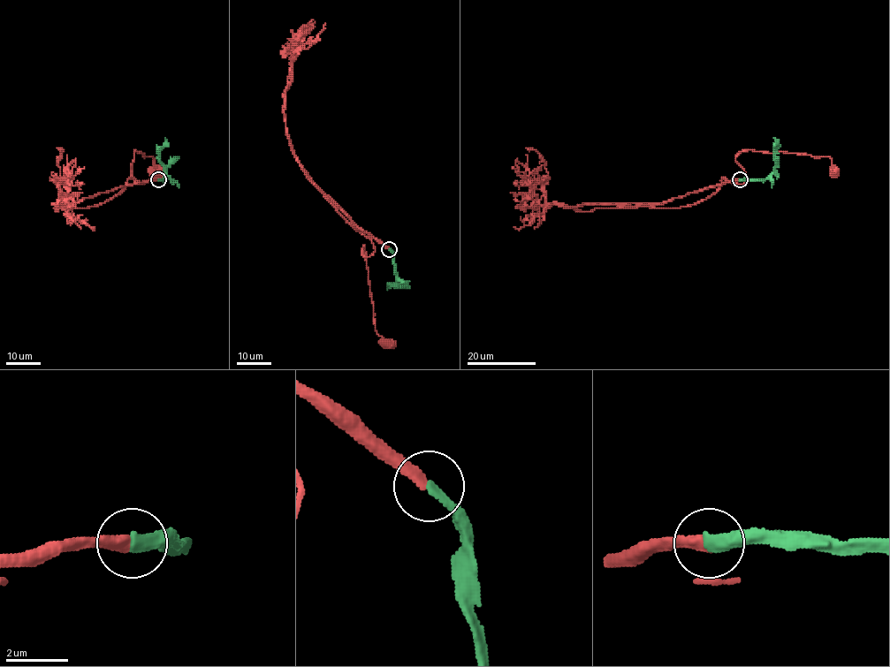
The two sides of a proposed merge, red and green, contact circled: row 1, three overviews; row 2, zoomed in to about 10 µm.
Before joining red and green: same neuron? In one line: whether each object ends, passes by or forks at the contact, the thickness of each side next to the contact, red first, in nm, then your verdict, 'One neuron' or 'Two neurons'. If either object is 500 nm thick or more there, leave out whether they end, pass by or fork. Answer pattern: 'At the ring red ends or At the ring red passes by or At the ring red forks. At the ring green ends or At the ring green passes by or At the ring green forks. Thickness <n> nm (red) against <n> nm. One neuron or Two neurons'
At the ring red ends. At the ring green ends. Thickness 320 nm (red) against 320 nm. One neuron

